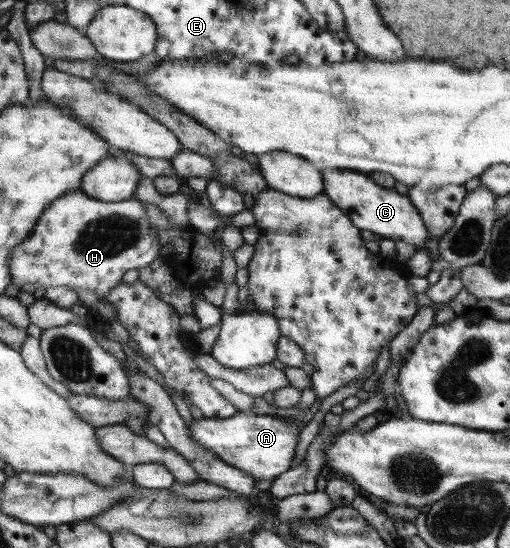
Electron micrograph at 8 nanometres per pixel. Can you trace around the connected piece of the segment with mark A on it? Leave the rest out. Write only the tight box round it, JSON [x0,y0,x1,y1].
[187,413,299,483]

